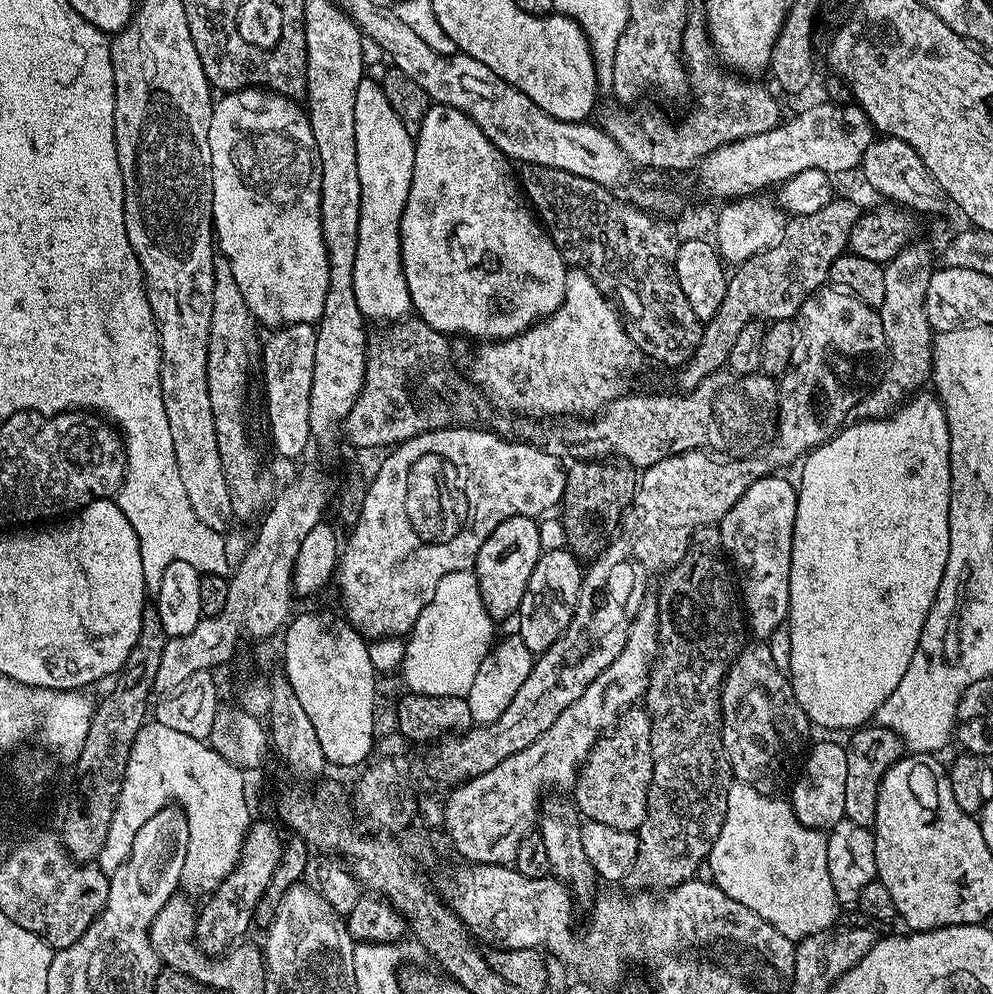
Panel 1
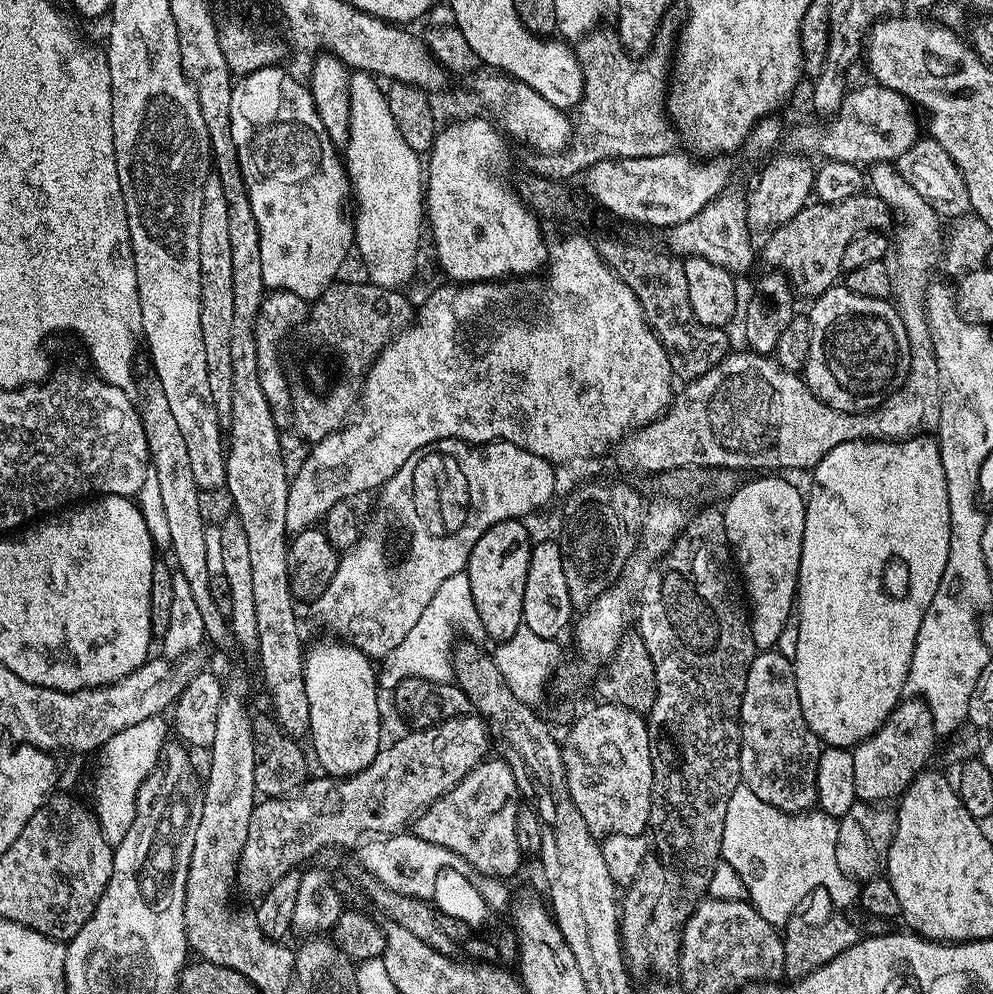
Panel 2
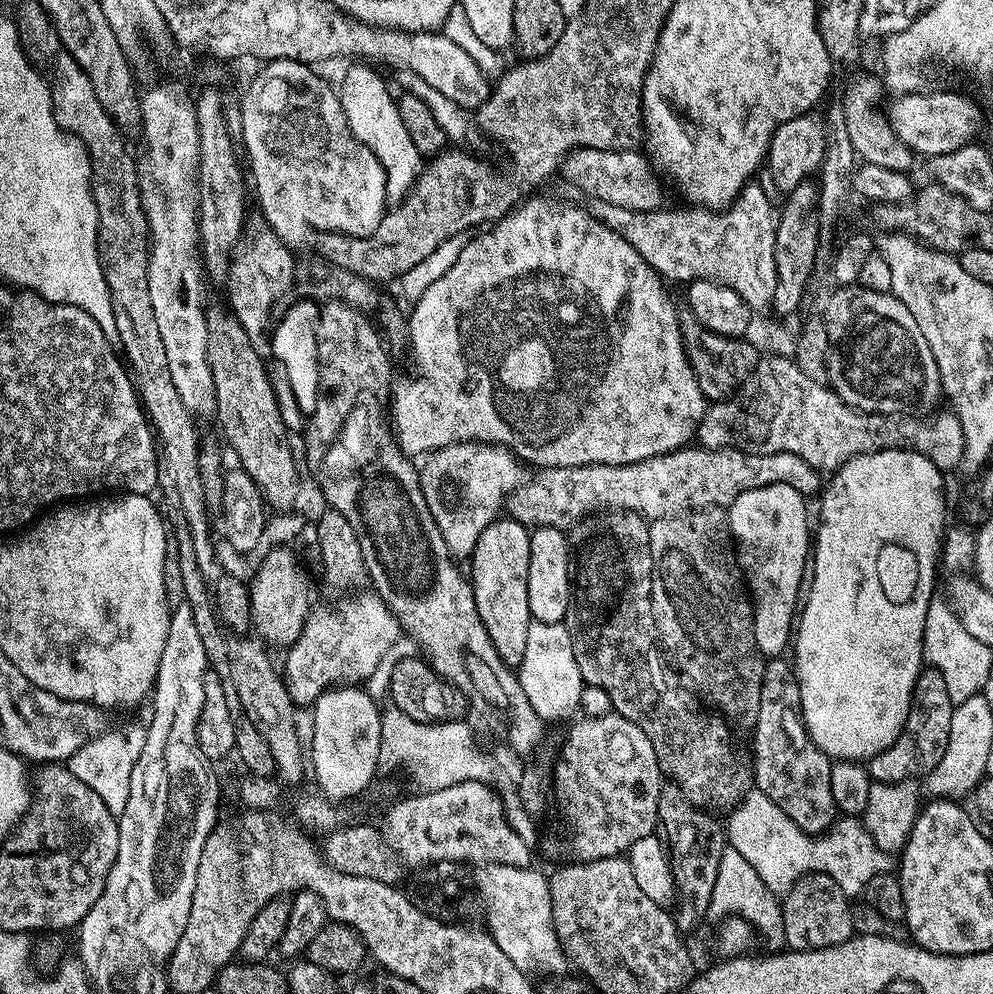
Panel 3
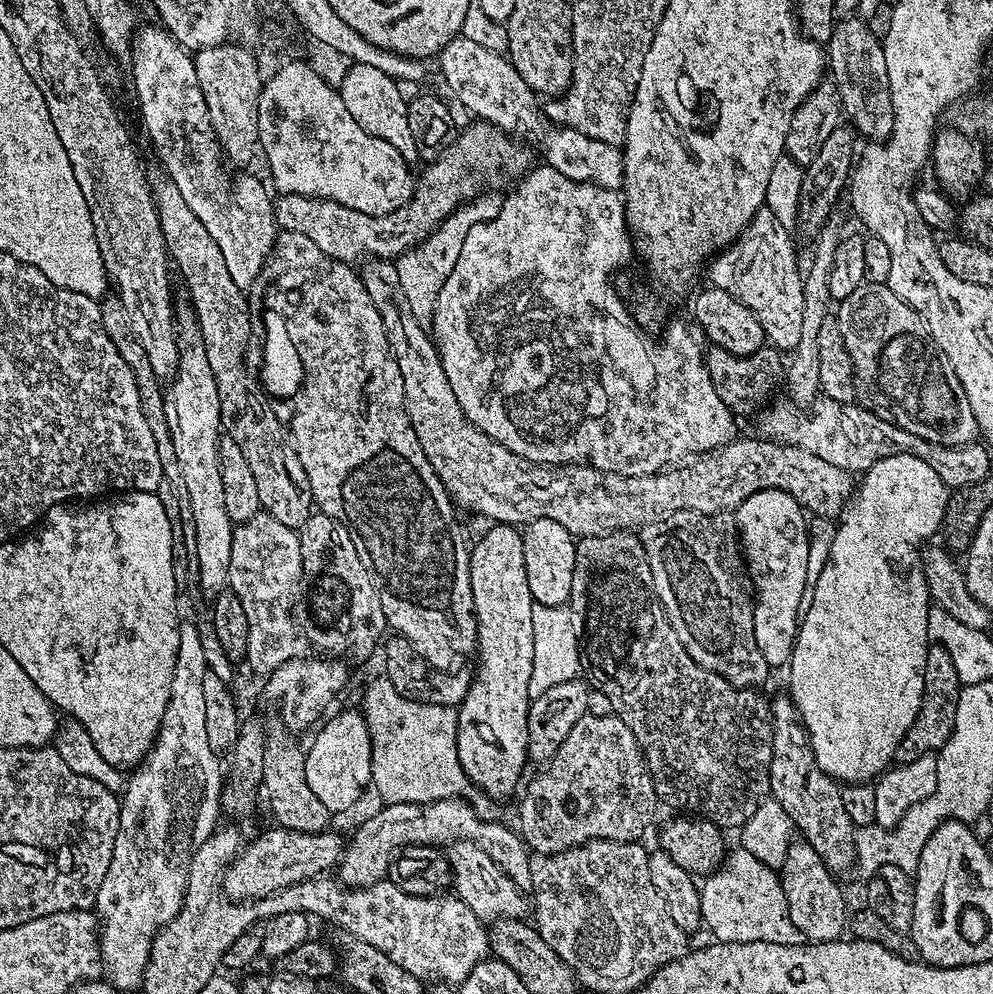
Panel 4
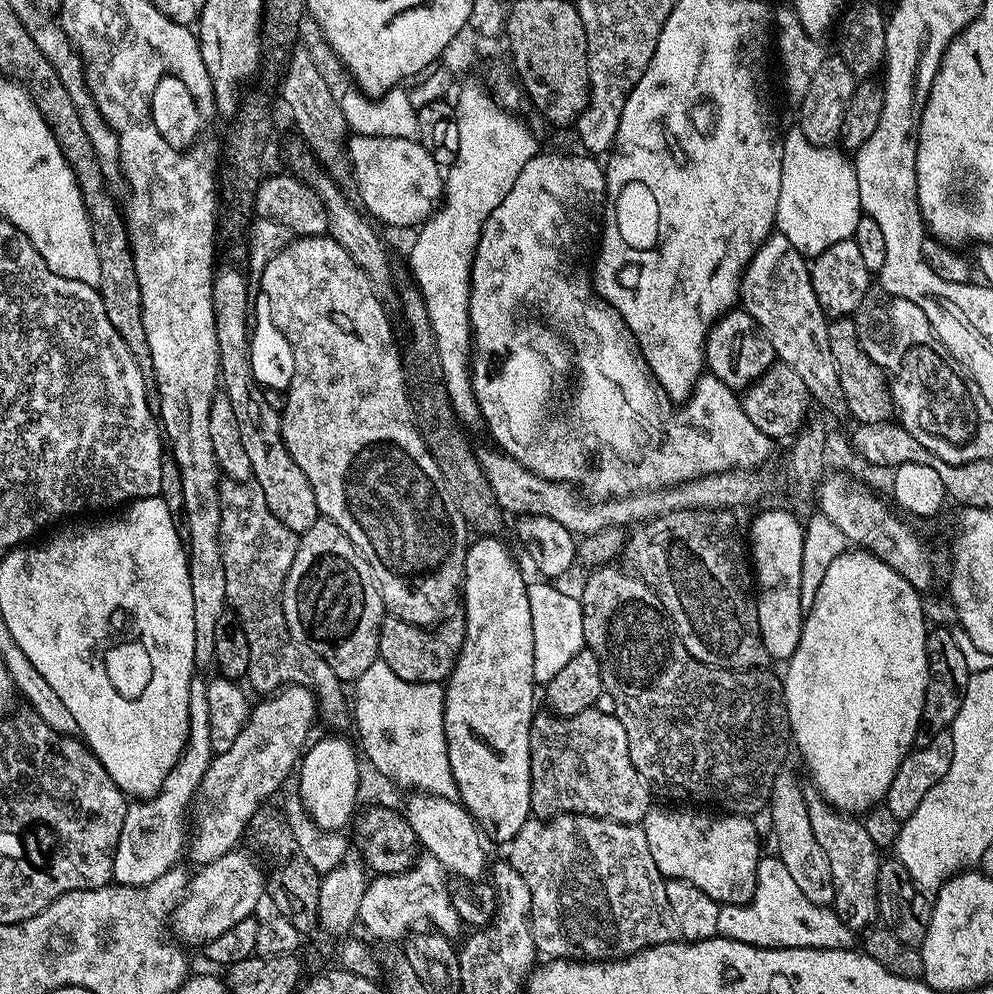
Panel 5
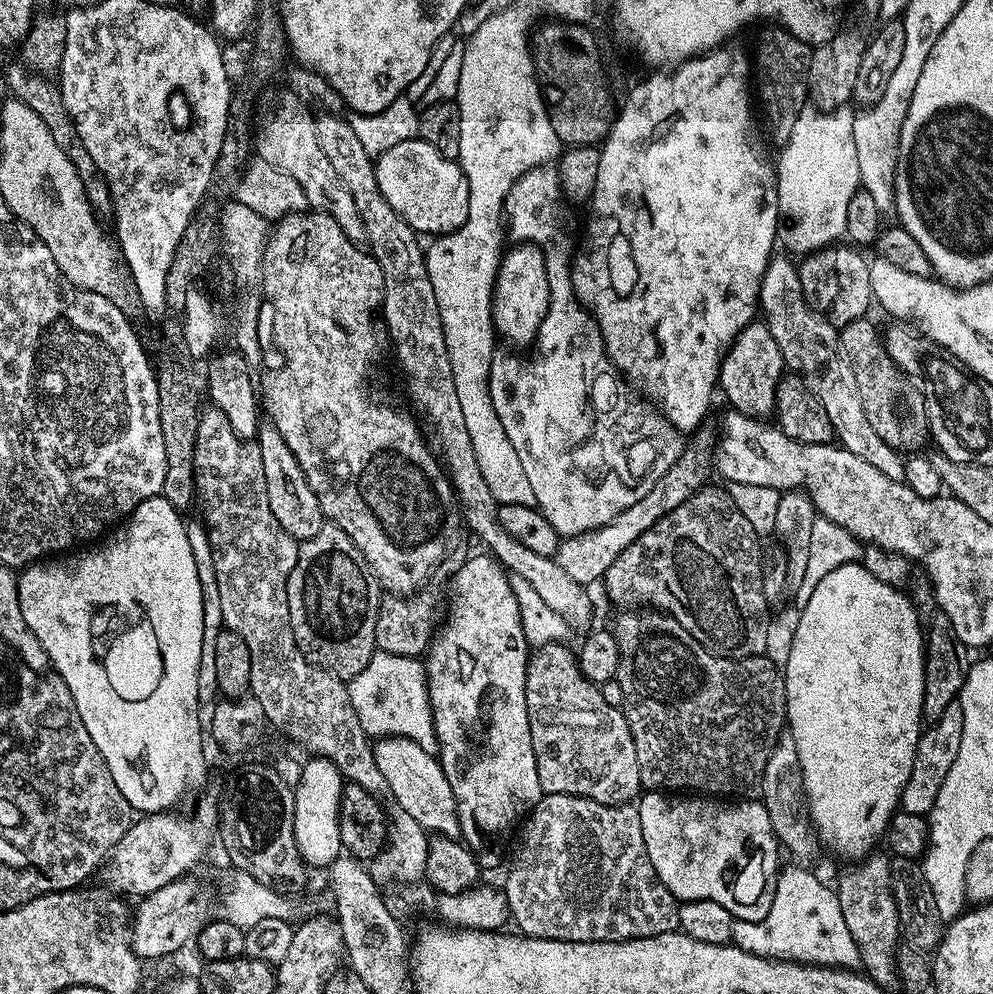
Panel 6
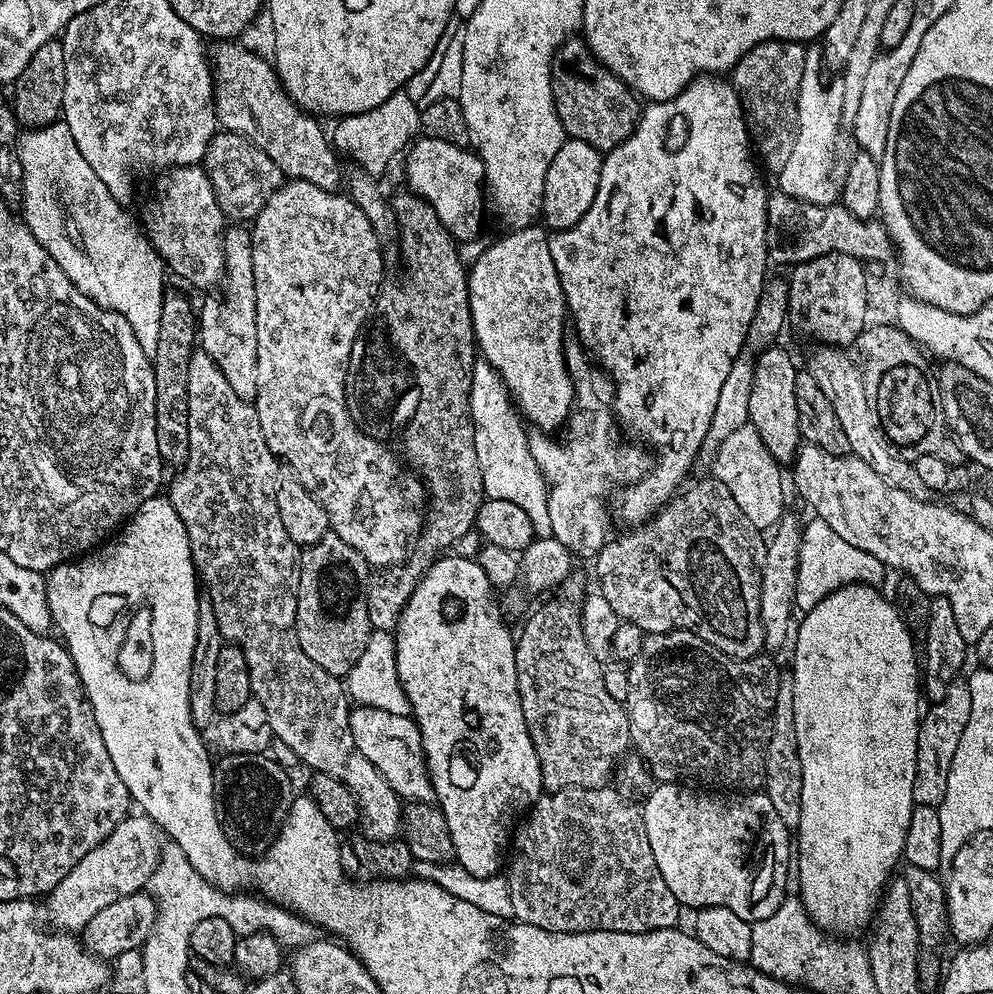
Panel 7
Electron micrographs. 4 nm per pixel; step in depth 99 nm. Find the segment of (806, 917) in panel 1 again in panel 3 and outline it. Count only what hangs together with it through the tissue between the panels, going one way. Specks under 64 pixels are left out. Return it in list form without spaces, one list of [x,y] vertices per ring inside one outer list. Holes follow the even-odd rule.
[[[753,790],[731,809],[728,818],[727,843],[738,850],[754,870],[758,870],[758,878],[762,878],[775,894],[787,894],[803,876],[821,872],[834,878],[845,896],[856,898],[859,892],[861,895],[867,889],[874,874],[892,872],[894,868],[893,853],[883,852],[870,838],[863,819],[855,816],[841,815],[827,832],[811,836],[803,832],[773,800],[766,798],[766,794]]]

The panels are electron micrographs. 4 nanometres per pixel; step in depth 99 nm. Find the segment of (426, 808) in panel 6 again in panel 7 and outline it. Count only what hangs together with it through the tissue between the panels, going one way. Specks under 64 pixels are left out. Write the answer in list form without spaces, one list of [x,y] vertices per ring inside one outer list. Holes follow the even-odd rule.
[[[368,705],[353,707],[350,711],[350,734],[354,734],[354,746],[374,762],[378,774],[390,782],[392,789],[400,795],[401,801],[433,803],[436,791],[428,776],[428,763],[424,757],[422,734],[411,715],[392,714],[387,710],[371,708]]]

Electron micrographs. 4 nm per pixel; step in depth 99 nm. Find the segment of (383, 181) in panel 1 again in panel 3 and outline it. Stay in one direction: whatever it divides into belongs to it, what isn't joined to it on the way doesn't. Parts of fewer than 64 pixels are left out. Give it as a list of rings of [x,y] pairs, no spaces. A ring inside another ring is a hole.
[[[356,62],[353,68],[344,72],[338,83],[340,105],[346,114],[346,122],[359,144],[364,144],[382,162],[386,174],[386,194],[389,201],[400,202],[408,195],[409,188],[420,177],[422,157],[418,146],[410,139],[410,133],[402,122],[402,114],[398,114],[397,97],[392,96],[388,84],[375,72],[368,62]]]

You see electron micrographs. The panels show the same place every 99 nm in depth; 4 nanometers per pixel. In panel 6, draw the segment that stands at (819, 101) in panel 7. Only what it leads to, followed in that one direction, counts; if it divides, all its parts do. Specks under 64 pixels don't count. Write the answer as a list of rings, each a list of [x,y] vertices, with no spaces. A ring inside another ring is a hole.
[[[807,106],[800,111],[798,118],[794,122],[794,130],[790,130],[790,134],[783,141],[784,149],[780,152],[780,161],[775,161],[776,169],[776,193],[778,194],[778,206],[780,214],[783,217],[782,223],[778,229],[779,235],[782,237],[782,244],[789,248],[787,251],[800,252],[799,254],[807,254],[816,252],[820,248],[826,248],[837,243],[839,236],[843,237],[846,233],[846,210],[850,207],[850,198],[854,198],[854,194],[861,187],[860,171],[858,170],[858,150],[854,150],[854,112],[851,107],[835,108],[833,112],[822,112],[815,106]]]

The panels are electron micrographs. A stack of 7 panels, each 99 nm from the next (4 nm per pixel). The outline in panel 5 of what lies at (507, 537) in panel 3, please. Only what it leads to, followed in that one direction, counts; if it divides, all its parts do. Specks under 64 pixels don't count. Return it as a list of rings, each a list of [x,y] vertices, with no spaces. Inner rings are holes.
[[[485,535],[469,543],[468,553],[464,559],[464,583],[462,585],[462,605],[464,604],[464,641],[460,644],[460,652],[455,653],[456,665],[452,667],[444,689],[444,712],[446,749],[449,751],[450,769],[453,770],[454,782],[457,783],[457,794],[461,804],[480,825],[480,831],[489,841],[496,844],[511,845],[513,838],[522,830],[522,826],[532,816],[530,798],[532,797],[532,779],[530,778],[530,726],[534,715],[532,708],[532,688],[536,684],[534,678],[534,626],[530,618],[530,598],[528,597],[529,581],[524,580],[512,552],[495,535]]]

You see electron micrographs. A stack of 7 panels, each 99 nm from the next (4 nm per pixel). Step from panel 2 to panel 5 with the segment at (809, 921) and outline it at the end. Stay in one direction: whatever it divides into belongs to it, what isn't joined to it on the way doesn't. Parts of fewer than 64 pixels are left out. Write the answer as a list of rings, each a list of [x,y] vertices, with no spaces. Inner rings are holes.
[[[781,770],[774,778],[774,790],[768,800],[767,815],[772,815],[772,832],[776,835],[775,855],[780,857],[782,866],[790,870],[794,882],[802,889],[802,894],[810,898],[810,902],[825,906],[832,904],[834,898],[834,882],[830,878],[830,862],[822,846],[818,846],[818,837],[810,827],[810,810],[808,796],[800,785],[800,780],[789,770]]]

